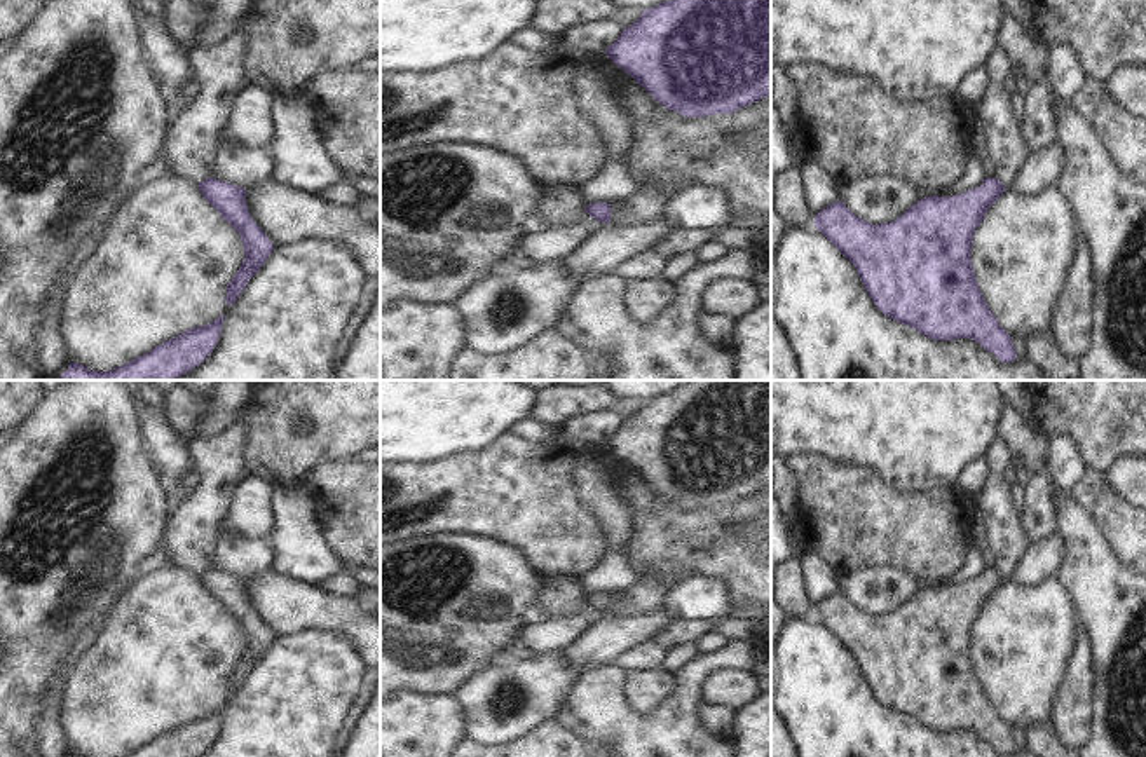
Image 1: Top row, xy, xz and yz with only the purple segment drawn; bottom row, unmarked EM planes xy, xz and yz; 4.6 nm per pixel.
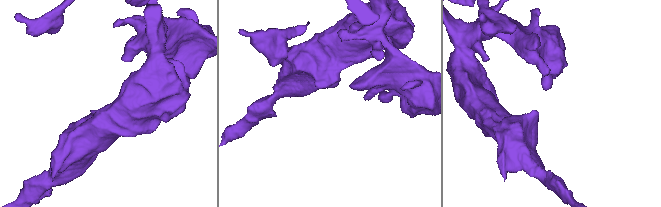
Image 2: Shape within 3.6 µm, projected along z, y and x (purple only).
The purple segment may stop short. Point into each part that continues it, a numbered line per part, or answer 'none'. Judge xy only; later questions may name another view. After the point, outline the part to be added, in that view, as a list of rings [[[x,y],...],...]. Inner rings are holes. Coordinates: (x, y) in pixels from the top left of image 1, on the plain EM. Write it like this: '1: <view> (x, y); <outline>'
none

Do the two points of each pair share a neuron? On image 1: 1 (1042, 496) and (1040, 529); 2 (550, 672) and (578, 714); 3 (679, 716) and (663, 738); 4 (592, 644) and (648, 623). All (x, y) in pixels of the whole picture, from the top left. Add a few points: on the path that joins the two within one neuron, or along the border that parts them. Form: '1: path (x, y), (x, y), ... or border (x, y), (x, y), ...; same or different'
1: path (1042, 504), (1040, 520); same
2: border (579, 675), (555, 716); different
3: path (675, 721), (668, 733); same
4: path (606, 641), (634, 630); same

